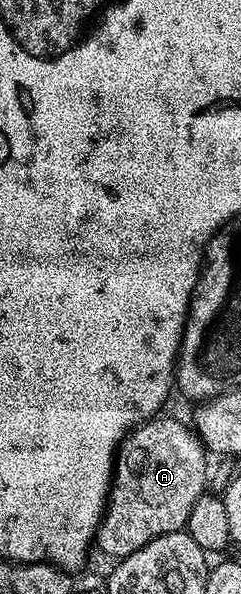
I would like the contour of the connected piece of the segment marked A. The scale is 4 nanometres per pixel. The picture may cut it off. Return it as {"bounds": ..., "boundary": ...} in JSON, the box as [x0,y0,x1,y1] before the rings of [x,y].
{"bounds":[94,417,209,561],"boundary":[[[153,417],[132,428],[117,450],[116,466],[112,468],[112,488],[108,490],[108,506],[104,508],[94,540],[95,546],[100,546],[101,553],[109,555],[112,561],[122,560],[130,553],[142,549],[142,545],[154,541],[154,537],[185,530],[190,509],[194,509],[194,501],[205,494],[209,456],[204,444],[187,422],[184,424],[176,419],[160,418]]]}

